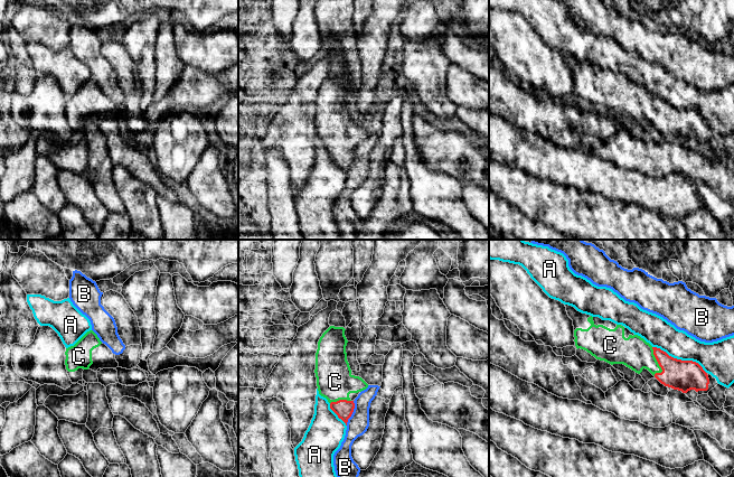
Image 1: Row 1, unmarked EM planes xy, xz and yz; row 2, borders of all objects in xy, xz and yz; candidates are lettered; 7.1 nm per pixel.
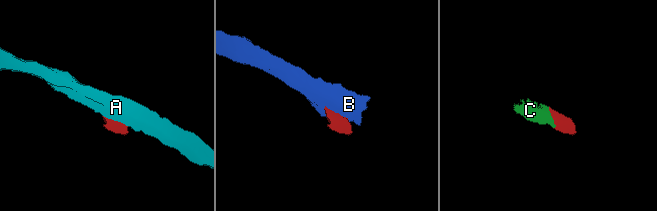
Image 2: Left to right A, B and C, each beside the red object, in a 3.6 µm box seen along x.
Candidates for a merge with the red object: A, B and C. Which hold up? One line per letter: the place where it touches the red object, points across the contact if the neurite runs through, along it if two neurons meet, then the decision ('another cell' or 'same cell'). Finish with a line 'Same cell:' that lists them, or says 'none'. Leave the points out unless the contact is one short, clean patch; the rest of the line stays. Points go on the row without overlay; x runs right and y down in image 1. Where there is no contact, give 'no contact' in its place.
A: meets red in yz at (680, 109); another cell
B: meets red in xz at (351, 162); border along xz (354, 150), (354, 160), (346, 174); another cell
C: meets red in yz at (658, 112); runs through yz (684, 124), (673, 122), (658, 112), (652, 108), (633, 101); same cell
Same cell: C

